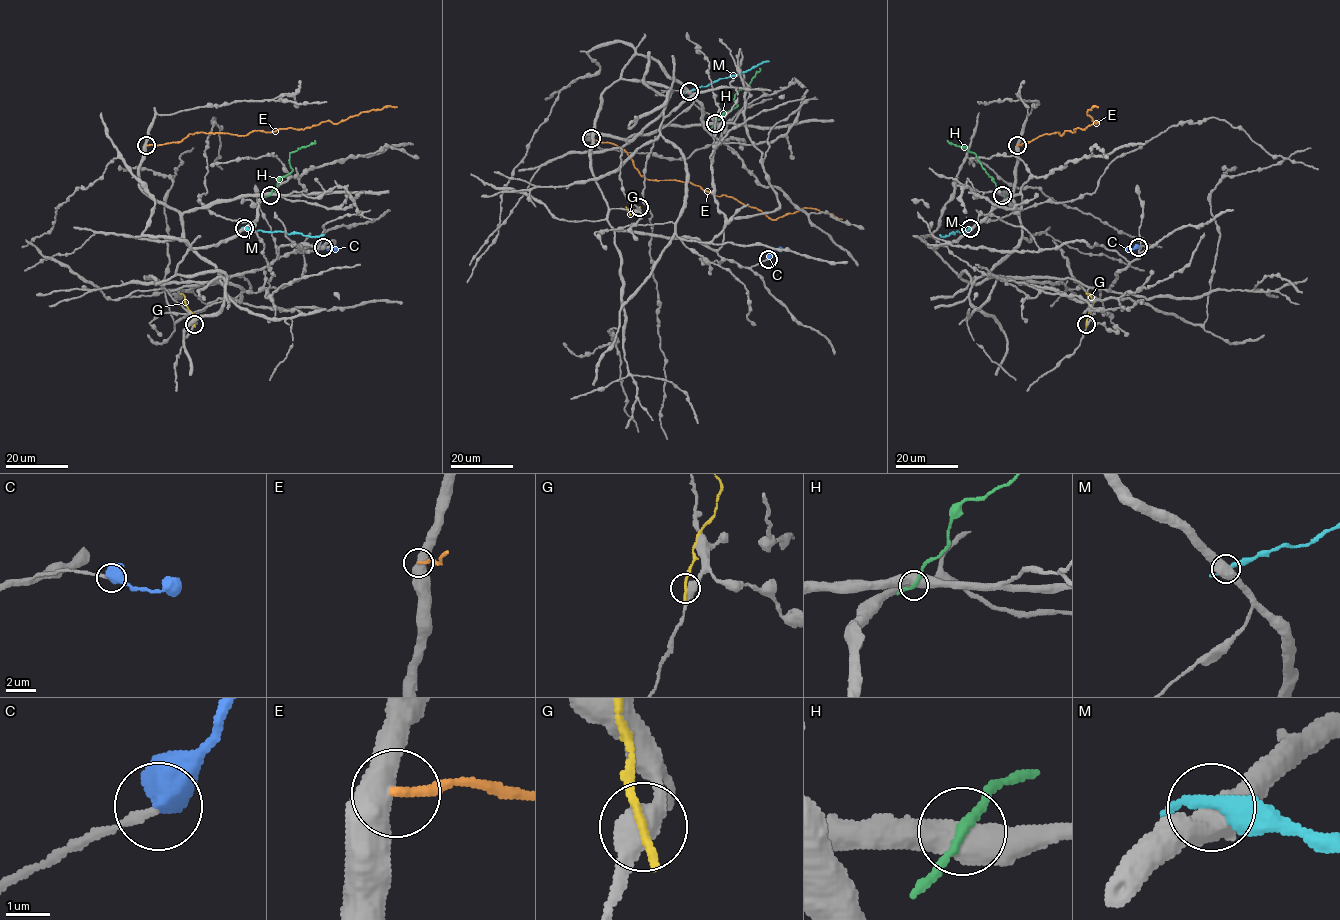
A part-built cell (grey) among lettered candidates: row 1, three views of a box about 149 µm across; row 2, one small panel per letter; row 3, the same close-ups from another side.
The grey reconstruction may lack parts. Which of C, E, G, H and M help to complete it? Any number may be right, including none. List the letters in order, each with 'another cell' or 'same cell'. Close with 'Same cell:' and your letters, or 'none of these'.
C: same cell
E: another cell
G: another cell
H: another cell
M: another cell
Same cell: C

